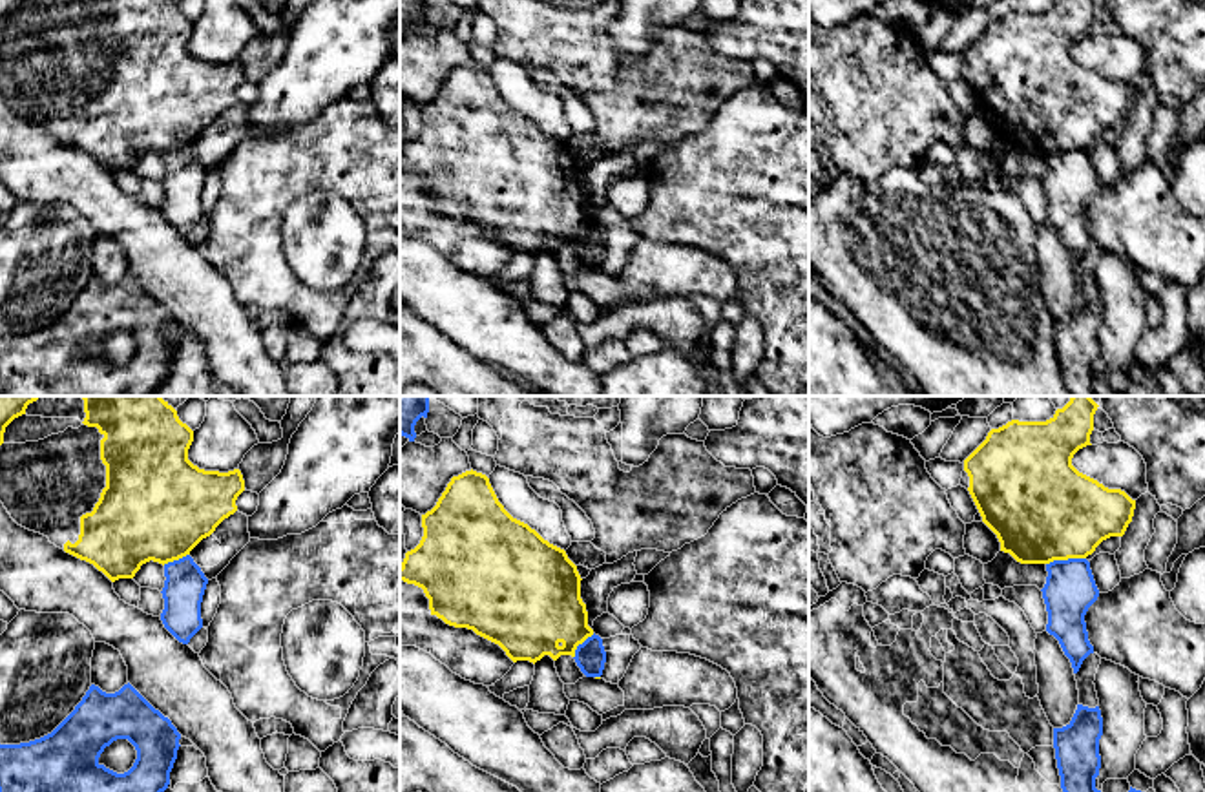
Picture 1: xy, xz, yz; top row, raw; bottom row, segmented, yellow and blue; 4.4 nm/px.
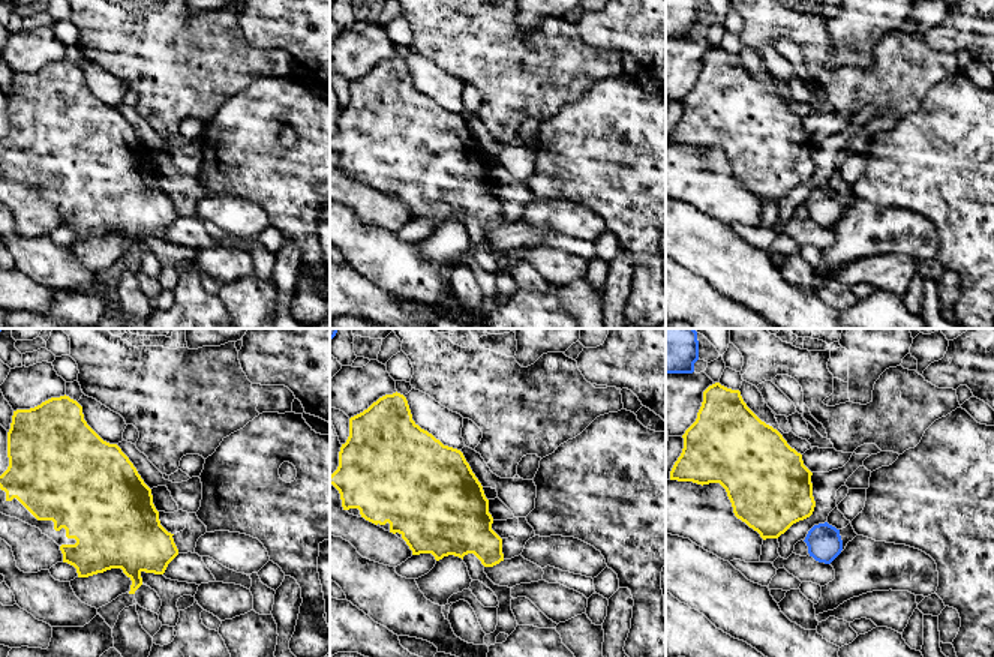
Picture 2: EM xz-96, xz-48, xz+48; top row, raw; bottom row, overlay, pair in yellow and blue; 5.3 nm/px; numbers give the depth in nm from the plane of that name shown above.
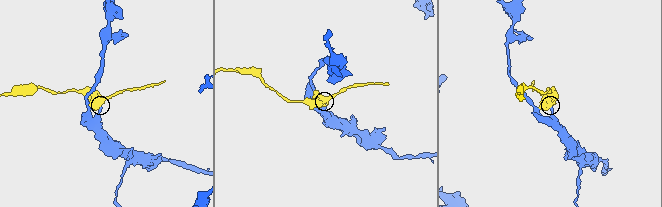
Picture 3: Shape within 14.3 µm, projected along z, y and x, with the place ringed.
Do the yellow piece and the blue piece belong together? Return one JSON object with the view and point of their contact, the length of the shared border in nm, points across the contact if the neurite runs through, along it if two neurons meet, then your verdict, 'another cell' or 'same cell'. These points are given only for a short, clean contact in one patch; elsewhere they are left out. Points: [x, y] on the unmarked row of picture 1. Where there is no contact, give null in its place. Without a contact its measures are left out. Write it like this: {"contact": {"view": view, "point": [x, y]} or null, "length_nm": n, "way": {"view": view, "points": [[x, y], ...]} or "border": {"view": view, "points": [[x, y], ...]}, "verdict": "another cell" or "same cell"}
{"contact": {"view": "yz", "point": [1065, 150]}, "length_nm": 180, "verdict": "another cell"}

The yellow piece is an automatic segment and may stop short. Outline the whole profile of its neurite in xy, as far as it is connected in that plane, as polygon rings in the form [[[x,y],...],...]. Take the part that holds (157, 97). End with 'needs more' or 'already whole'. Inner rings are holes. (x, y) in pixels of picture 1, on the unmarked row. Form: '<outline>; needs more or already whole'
[[[0,0],[0,93],[18,117],[47,128],[66,144],[93,155],[111,173],[133,170],[141,157],[150,151],[164,157],[190,146],[203,130],[237,102],[236,91],[245,82],[241,62],[199,60],[188,51],[192,33],[194,22],[179,11],[175,0]]]; needs more

